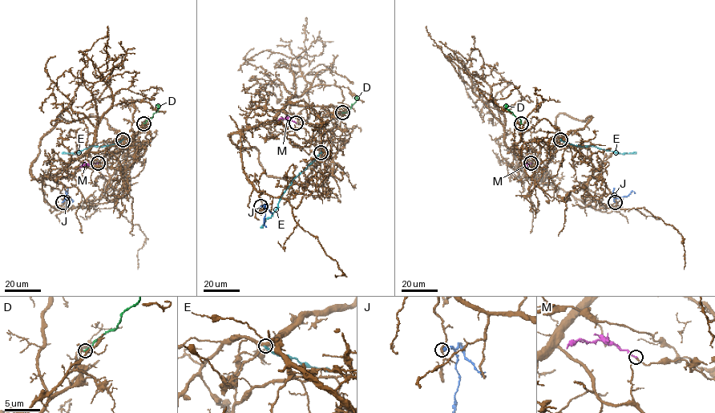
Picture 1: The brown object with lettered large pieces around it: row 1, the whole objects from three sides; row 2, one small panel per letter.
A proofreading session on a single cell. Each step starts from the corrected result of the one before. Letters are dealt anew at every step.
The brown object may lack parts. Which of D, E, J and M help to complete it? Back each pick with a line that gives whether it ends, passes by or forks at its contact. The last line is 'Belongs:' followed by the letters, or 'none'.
M: it ends
Belongs: M

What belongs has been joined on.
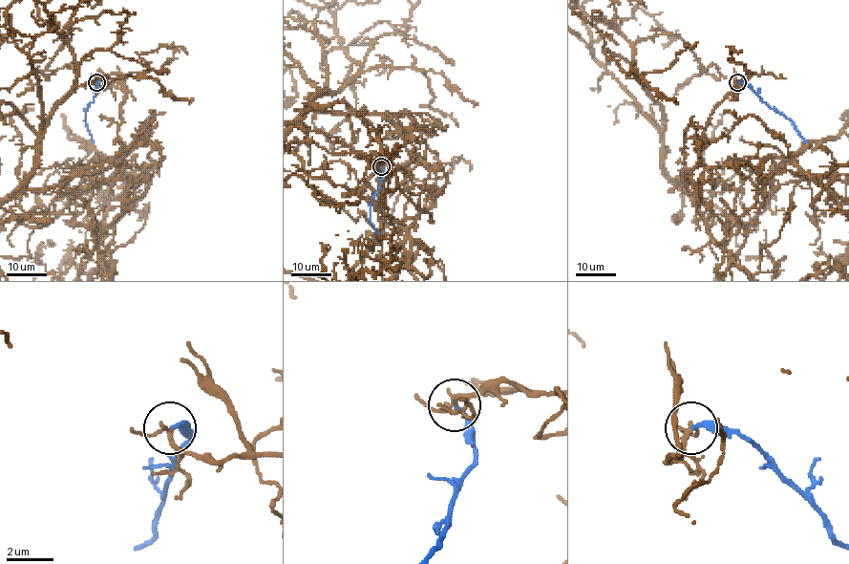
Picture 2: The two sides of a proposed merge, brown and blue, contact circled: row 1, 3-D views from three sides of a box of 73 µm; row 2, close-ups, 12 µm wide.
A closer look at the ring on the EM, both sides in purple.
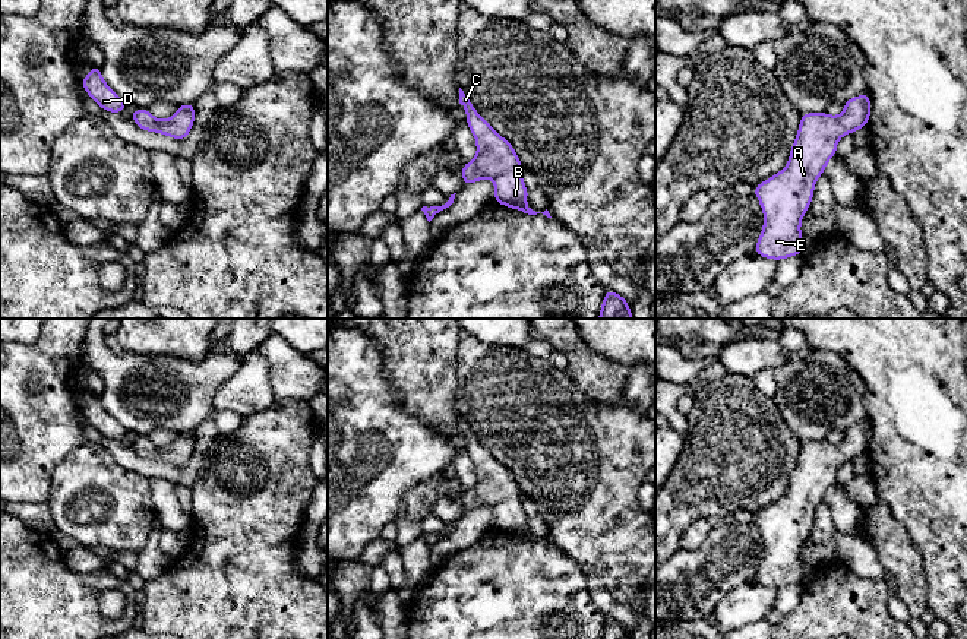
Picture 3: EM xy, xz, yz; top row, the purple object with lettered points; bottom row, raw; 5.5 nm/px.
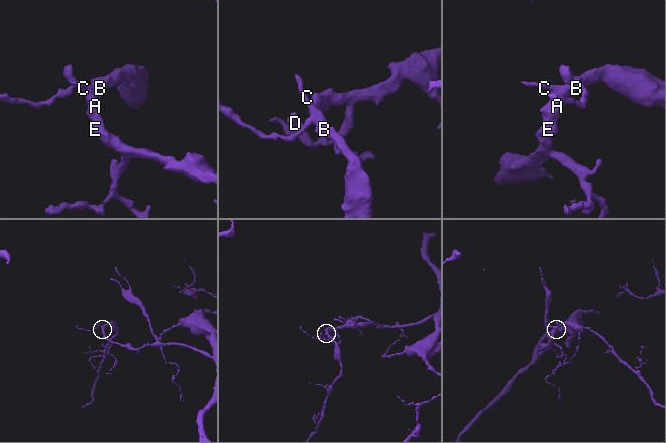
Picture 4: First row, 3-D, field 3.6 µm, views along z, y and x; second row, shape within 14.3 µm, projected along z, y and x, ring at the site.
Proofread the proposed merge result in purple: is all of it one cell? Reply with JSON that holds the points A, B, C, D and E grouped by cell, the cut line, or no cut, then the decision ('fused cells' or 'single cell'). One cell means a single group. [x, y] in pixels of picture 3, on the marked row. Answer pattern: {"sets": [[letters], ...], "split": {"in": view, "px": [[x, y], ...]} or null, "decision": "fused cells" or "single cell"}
{"sets": [["A", "B", "C", "D", "E"]], "split": null, "decision": "single cell"}

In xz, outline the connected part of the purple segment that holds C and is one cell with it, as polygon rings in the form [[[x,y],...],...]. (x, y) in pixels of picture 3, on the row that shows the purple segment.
[[[461,88],[459,104],[467,111],[465,124],[473,132],[477,143],[475,158],[461,167],[464,186],[490,178],[494,181],[494,203],[528,215],[540,213],[525,203],[530,190],[522,181],[524,168],[513,146],[475,111]]]

